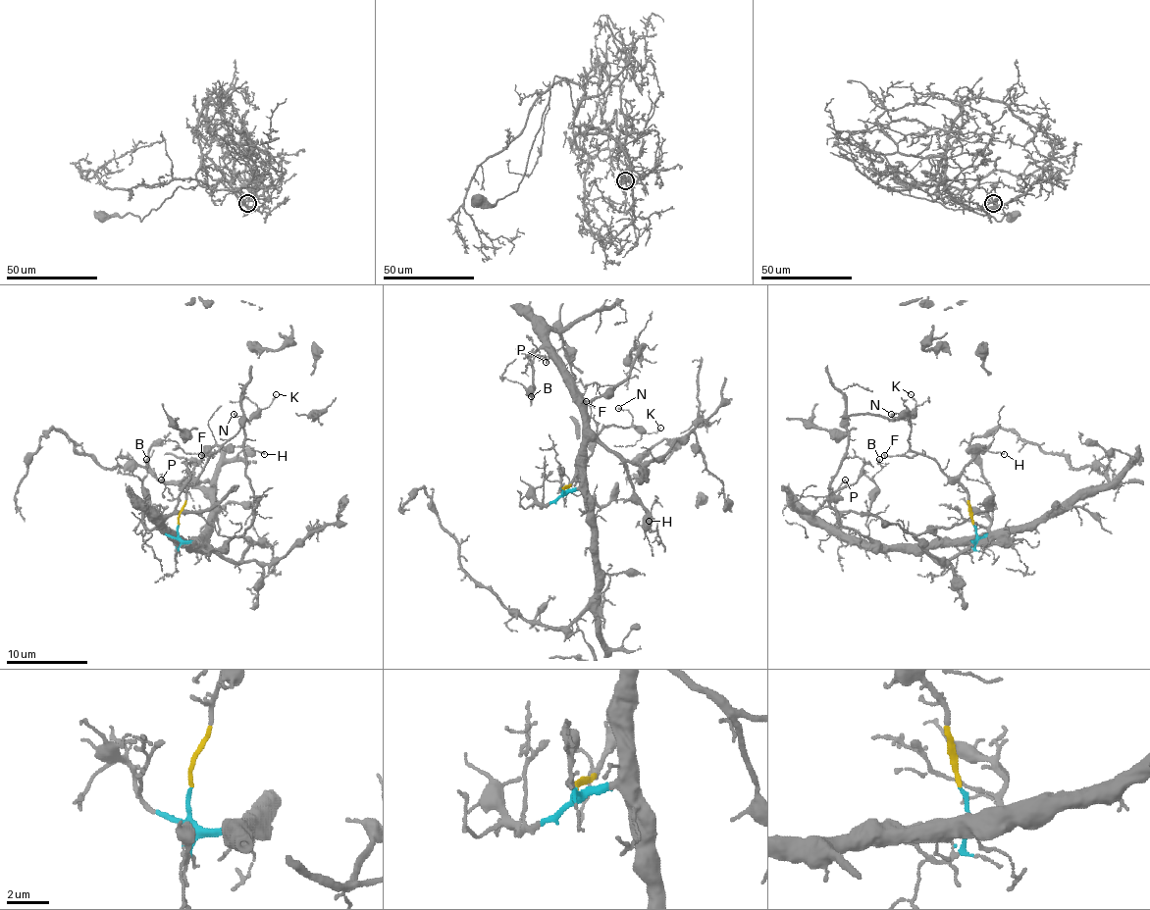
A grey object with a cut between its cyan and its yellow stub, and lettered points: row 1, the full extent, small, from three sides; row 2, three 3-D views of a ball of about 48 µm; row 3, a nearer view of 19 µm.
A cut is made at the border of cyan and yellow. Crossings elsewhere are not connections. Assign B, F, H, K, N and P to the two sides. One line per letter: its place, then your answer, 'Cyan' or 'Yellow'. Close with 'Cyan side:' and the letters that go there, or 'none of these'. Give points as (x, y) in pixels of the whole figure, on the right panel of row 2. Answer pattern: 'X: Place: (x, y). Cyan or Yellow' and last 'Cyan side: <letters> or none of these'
B: Place: (879, 459). Cyan
F: Place: (884, 455). Yellow
H: Place: (1004, 454). Yellow
K: Place: (911, 394). Yellow
N: Place: (891, 414). Yellow
P: Place: (845, 480). Cyan
Cyan side: B, P

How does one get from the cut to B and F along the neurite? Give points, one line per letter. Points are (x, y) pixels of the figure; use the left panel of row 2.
B: (178, 526), (180, 537), (198, 546), (172, 542), (143, 522), (149, 509), (149, 495), (143, 484), (147, 458)
F: (178, 524), (185, 493), (213, 456), (200, 454)

